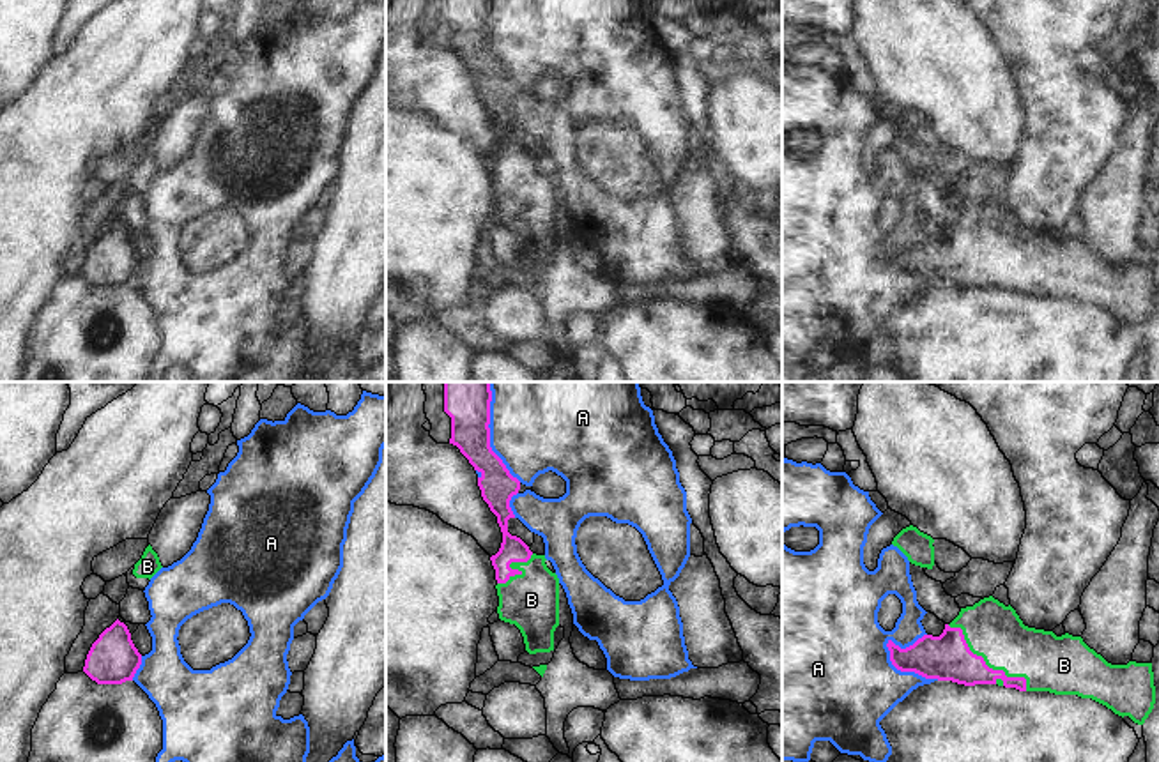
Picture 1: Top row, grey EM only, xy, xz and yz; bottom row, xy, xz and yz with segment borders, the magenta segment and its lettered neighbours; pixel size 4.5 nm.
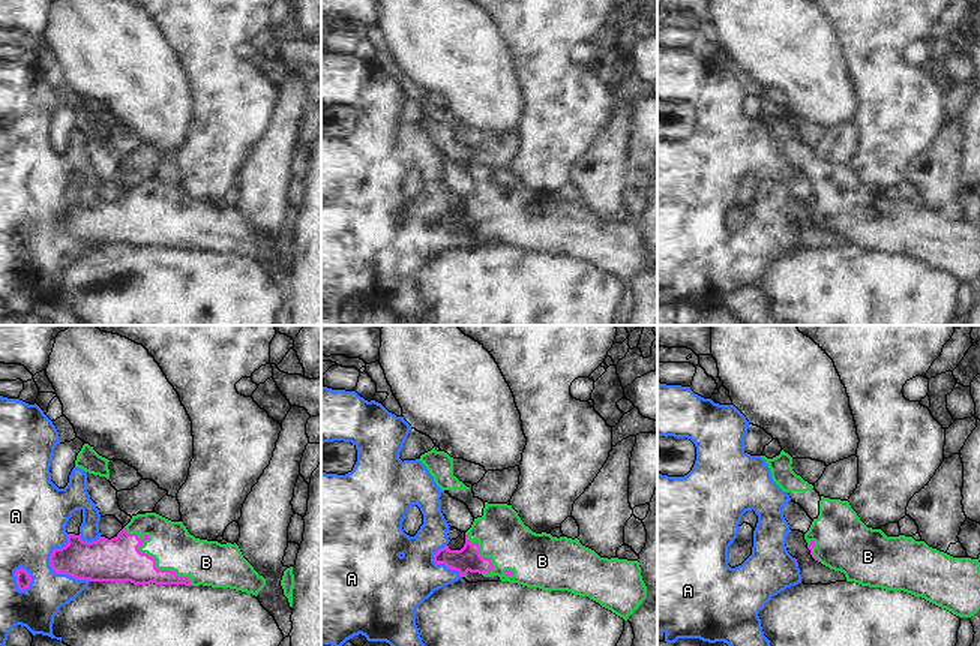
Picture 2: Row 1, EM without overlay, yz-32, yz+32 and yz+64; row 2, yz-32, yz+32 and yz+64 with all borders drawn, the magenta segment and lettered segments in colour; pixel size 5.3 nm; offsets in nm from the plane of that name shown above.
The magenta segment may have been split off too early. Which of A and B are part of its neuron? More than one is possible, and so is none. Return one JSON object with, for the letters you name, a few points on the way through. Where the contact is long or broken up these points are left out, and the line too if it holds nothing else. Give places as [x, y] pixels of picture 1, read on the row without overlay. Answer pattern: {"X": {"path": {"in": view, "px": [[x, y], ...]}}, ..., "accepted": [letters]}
{"B": {"path": {"in": "yz", "px": [[947, 260], [977, 260], [984, 267], [984, 250], [991, 234]]}}, "accepted": ["B"]}

